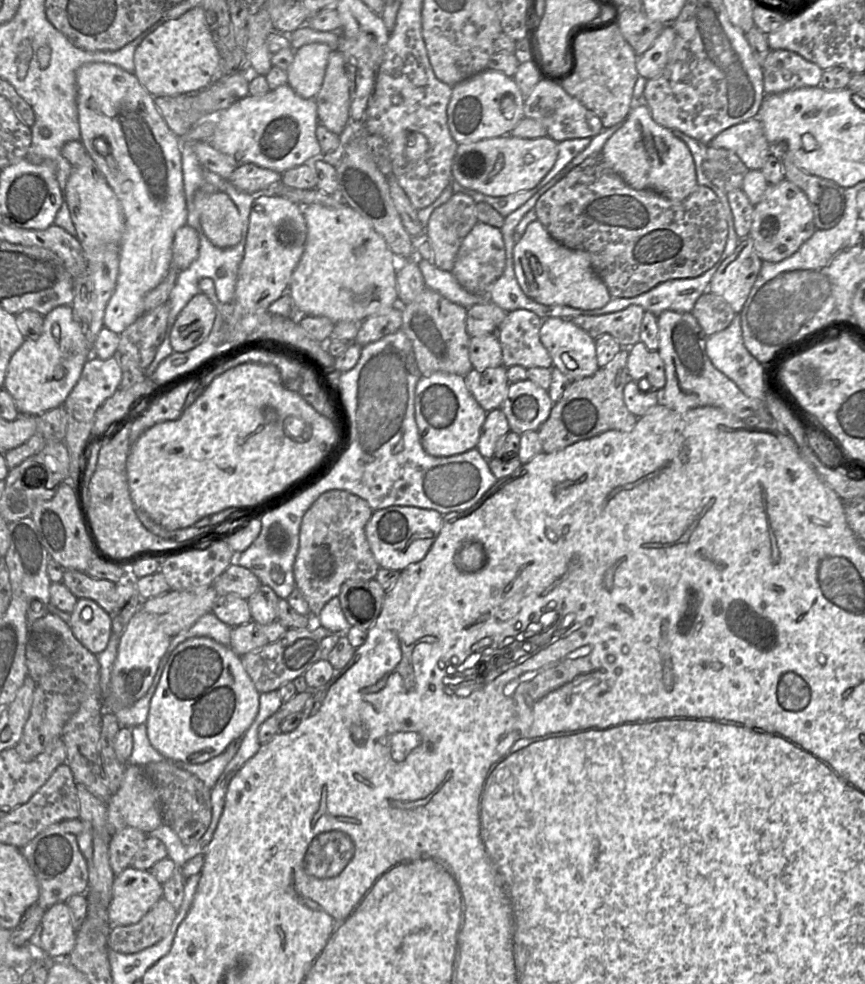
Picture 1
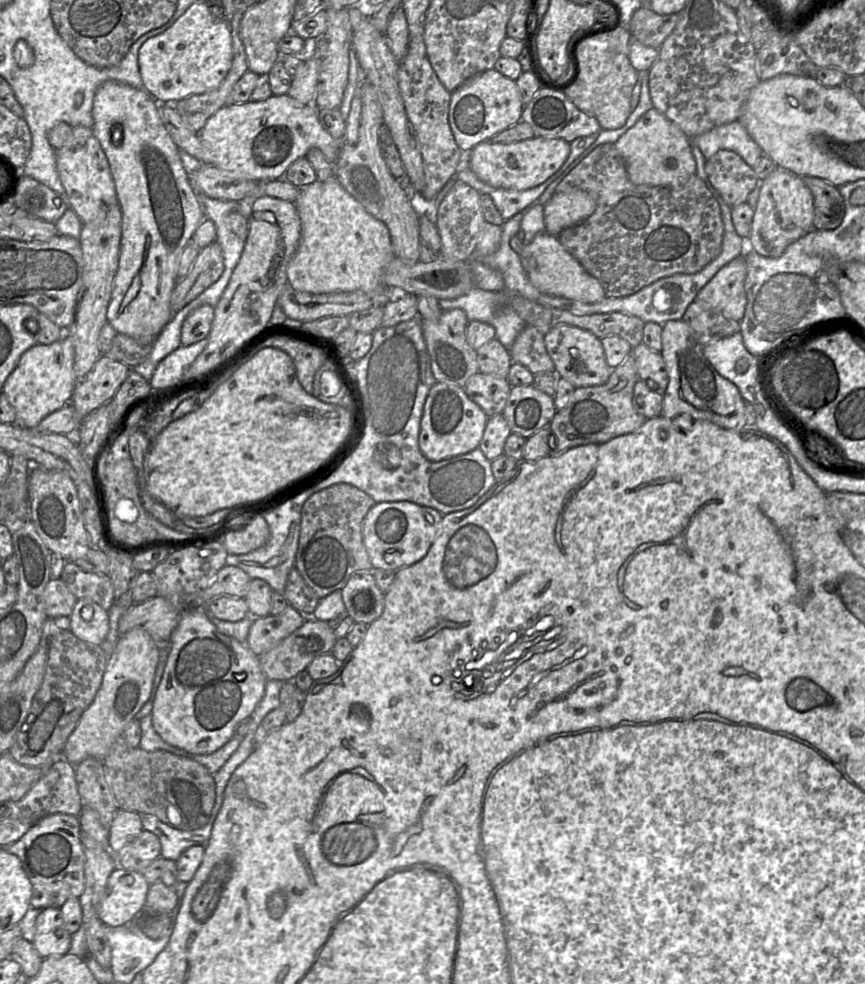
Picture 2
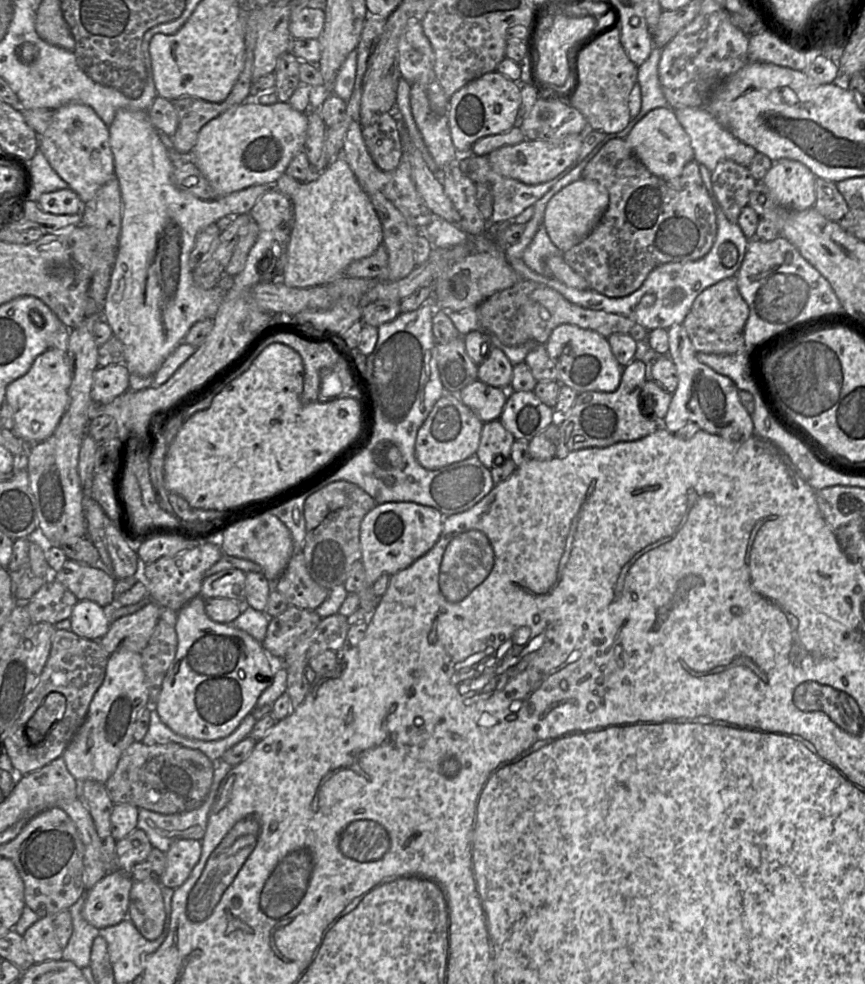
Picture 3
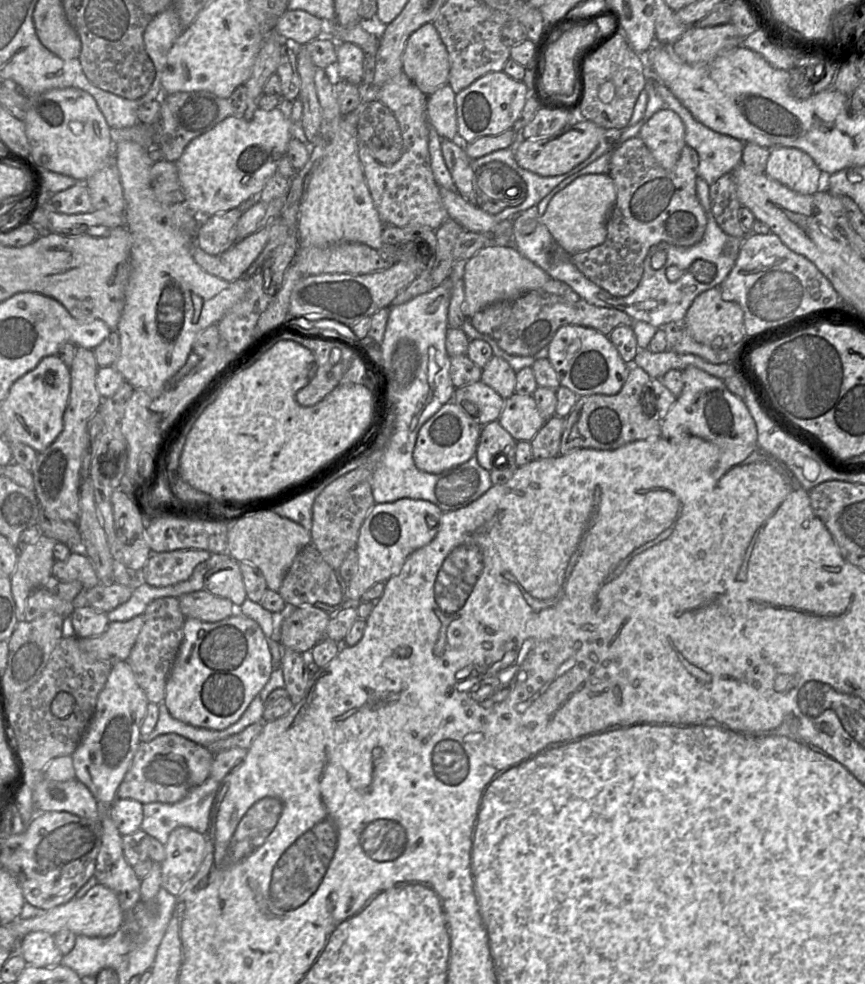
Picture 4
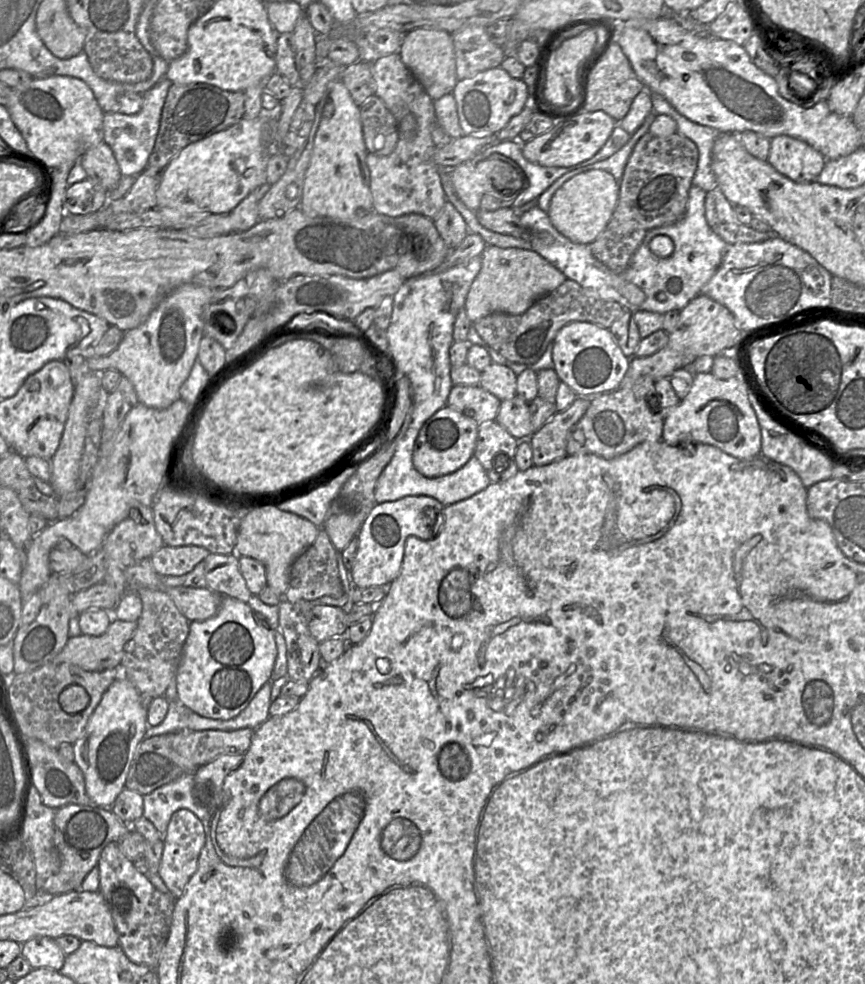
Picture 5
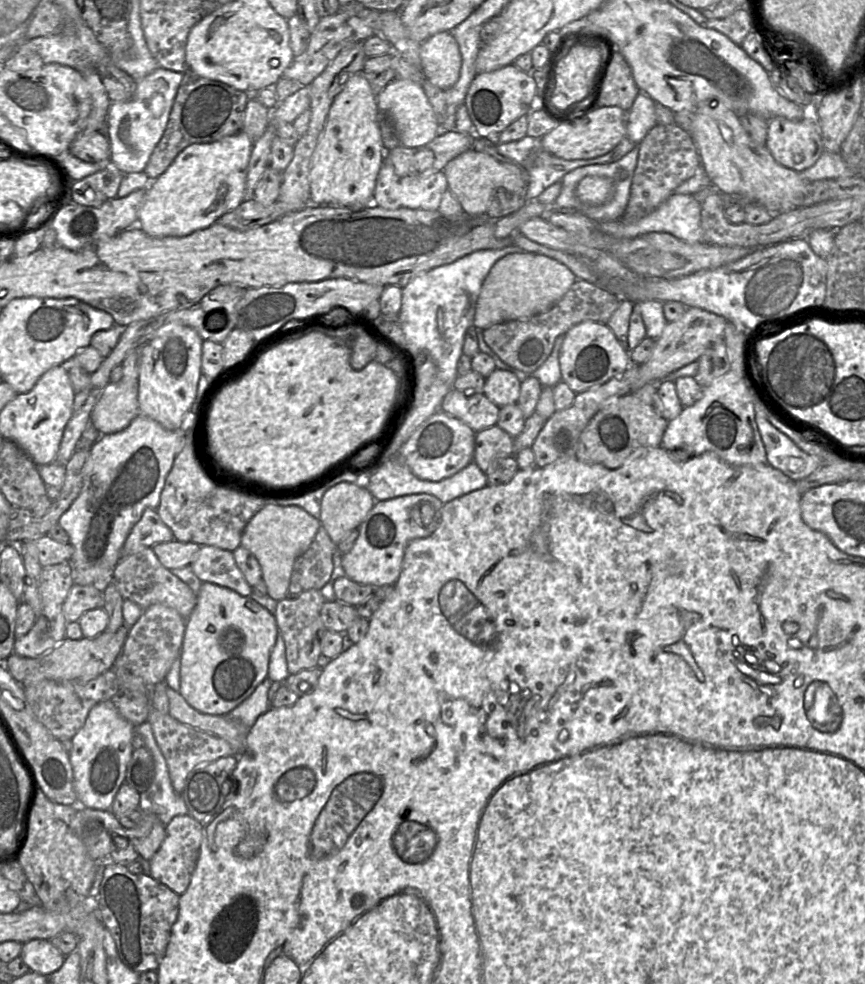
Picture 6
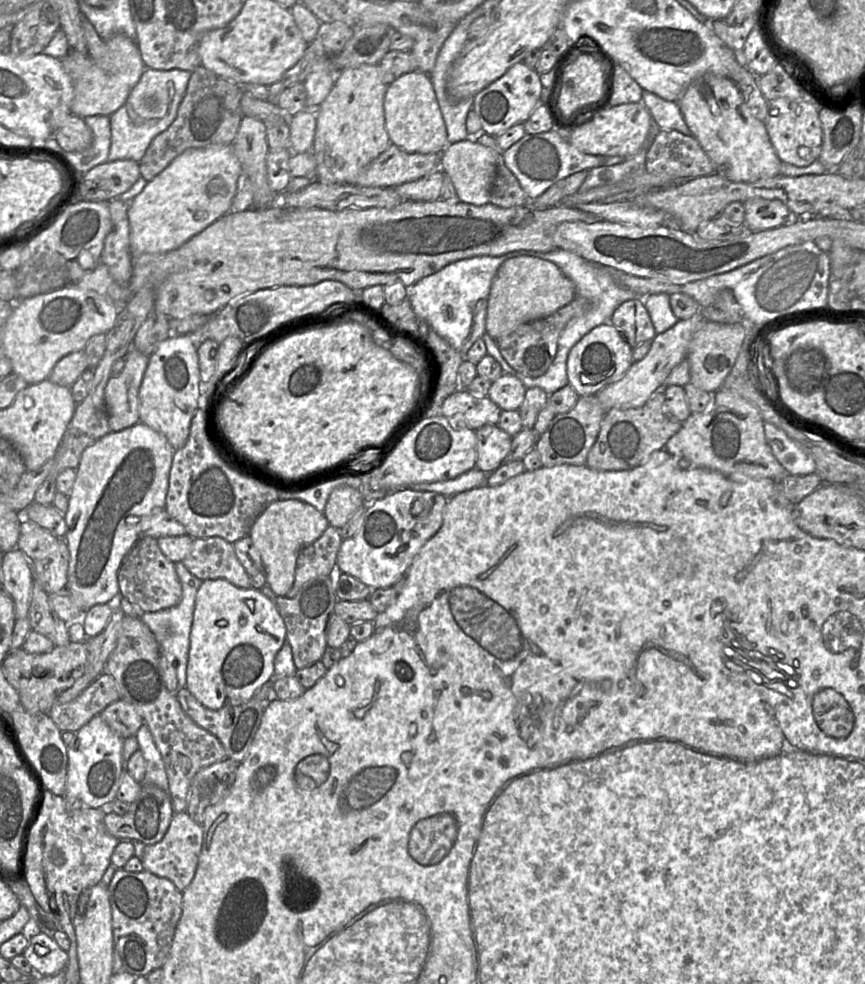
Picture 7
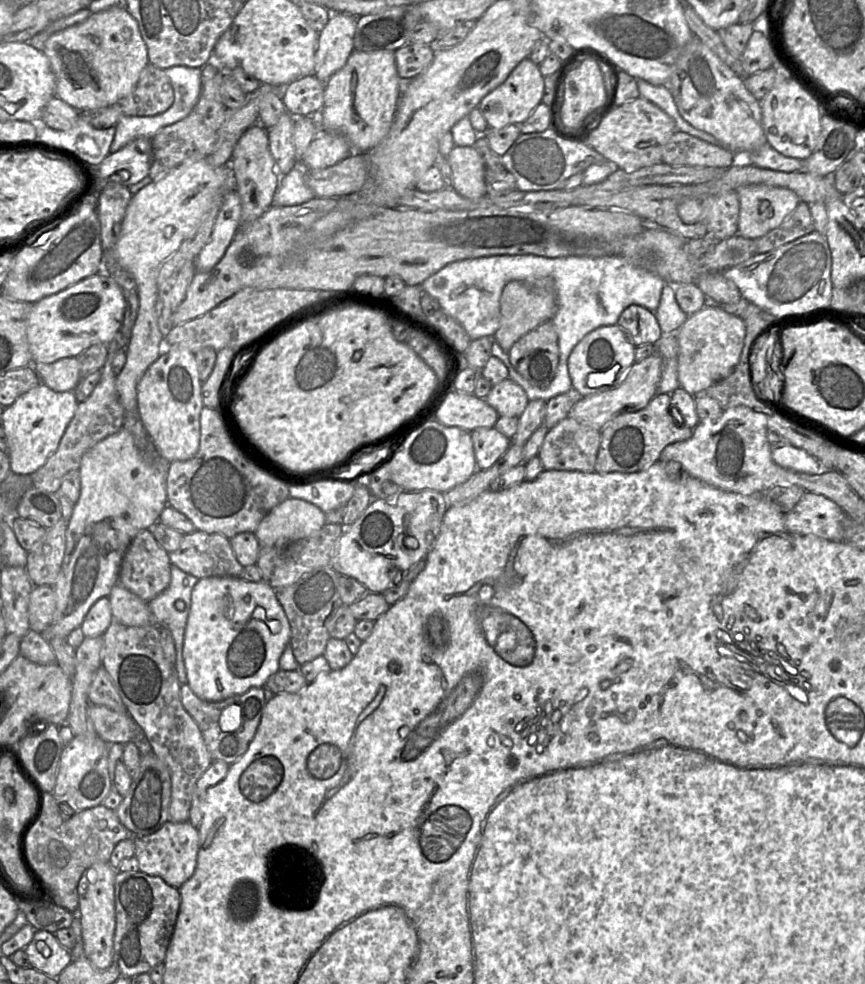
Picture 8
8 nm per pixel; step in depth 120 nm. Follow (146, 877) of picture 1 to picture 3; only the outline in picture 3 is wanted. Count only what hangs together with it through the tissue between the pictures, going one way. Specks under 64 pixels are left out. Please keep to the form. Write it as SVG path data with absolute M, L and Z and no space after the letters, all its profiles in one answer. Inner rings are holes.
M122 870L106 874L94 887L86 891L86 900L82 909L84 919L96 928L105 928L120 923L128 917L130 891L134 883L131 875Z

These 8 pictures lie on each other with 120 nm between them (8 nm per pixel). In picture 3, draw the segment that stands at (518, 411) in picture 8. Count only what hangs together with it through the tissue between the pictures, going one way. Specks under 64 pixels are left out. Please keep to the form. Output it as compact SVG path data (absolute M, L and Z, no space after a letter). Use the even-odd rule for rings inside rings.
M493 347L484 361L478 365L478 380L502 389L509 389L513 365L499 348Z

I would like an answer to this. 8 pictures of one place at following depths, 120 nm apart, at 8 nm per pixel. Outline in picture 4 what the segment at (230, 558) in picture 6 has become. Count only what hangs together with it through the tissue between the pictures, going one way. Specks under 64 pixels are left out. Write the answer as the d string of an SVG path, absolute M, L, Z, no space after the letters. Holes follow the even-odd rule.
M233 559L219 563L204 578L204 590L231 601L238 609L247 598L239 563Z

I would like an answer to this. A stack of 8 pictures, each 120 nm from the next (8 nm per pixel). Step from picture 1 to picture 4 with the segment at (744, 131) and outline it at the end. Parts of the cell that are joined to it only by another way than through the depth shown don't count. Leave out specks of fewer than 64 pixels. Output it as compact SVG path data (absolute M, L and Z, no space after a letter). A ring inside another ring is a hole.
M649 80L653 83L656 93L662 98L665 107L674 111L681 118L685 127L686 145L693 148L699 157L698 177L704 179L709 185L742 163L742 152L745 143L732 136L718 133L700 123L691 112L674 96L674 94L660 80Z

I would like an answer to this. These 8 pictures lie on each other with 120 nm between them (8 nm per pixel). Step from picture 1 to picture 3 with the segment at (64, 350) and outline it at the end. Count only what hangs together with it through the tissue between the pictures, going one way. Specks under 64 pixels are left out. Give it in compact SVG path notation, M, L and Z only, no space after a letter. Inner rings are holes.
M49 348L37 356L27 373L6 388L5 402L13 412L12 431L27 444L37 444L50 437L68 406L70 385L67 352Z

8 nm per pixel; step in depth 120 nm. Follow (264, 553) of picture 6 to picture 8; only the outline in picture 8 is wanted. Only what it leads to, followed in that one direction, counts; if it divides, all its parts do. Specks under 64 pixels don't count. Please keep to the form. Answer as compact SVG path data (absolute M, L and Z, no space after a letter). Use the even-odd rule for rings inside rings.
M289 497L263 518L255 535L260 547L284 547L317 533L326 524L325 516L316 505Z

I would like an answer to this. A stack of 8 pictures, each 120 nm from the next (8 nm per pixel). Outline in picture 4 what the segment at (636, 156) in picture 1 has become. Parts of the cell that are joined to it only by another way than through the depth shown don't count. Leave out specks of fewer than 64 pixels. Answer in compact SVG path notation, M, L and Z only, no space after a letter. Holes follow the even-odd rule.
M663 108L654 113L641 127L638 136L658 164L672 169L686 146L685 127L677 113Z

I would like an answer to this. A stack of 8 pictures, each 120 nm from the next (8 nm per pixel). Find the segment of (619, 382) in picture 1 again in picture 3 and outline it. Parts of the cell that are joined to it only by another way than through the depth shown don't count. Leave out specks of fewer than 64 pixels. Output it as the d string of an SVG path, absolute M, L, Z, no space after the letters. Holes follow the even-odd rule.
M632 360L622 369L621 381L613 392L585 391L579 393L570 411L557 416L559 439L556 457L563 458L571 451L589 447L608 447L621 441L641 439L660 426L660 421L645 414L640 404L640 393L649 378L649 365Z

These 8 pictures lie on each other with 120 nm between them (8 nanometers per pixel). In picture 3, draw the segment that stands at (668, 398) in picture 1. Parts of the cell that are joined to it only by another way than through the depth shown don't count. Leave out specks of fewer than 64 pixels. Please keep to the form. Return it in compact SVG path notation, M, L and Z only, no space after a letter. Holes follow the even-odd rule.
M682 324L672 325L667 332L667 355L677 370L678 385L672 393L667 414L663 420L658 420L660 425L669 432L675 433L688 422L694 422L701 430L733 442L744 442L754 436L751 415L742 405L739 390L734 382L697 359L697 351Z

